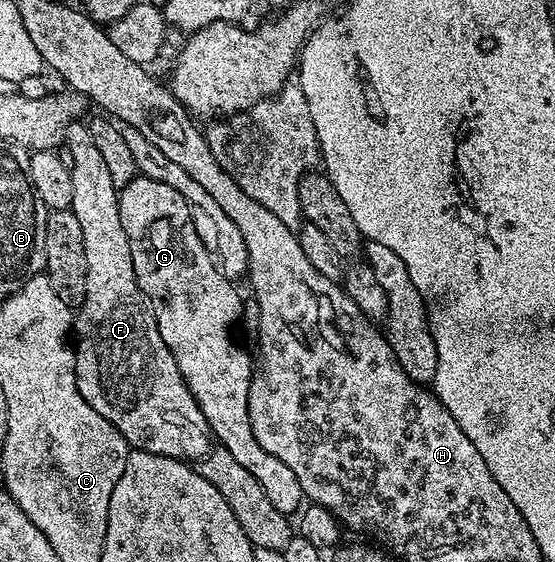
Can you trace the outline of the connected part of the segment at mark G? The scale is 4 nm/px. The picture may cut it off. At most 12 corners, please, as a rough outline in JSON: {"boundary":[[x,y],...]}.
{"boundary":[[161,181],[121,188],[133,273],[218,446],[283,515],[305,503],[257,445],[243,314]]}

